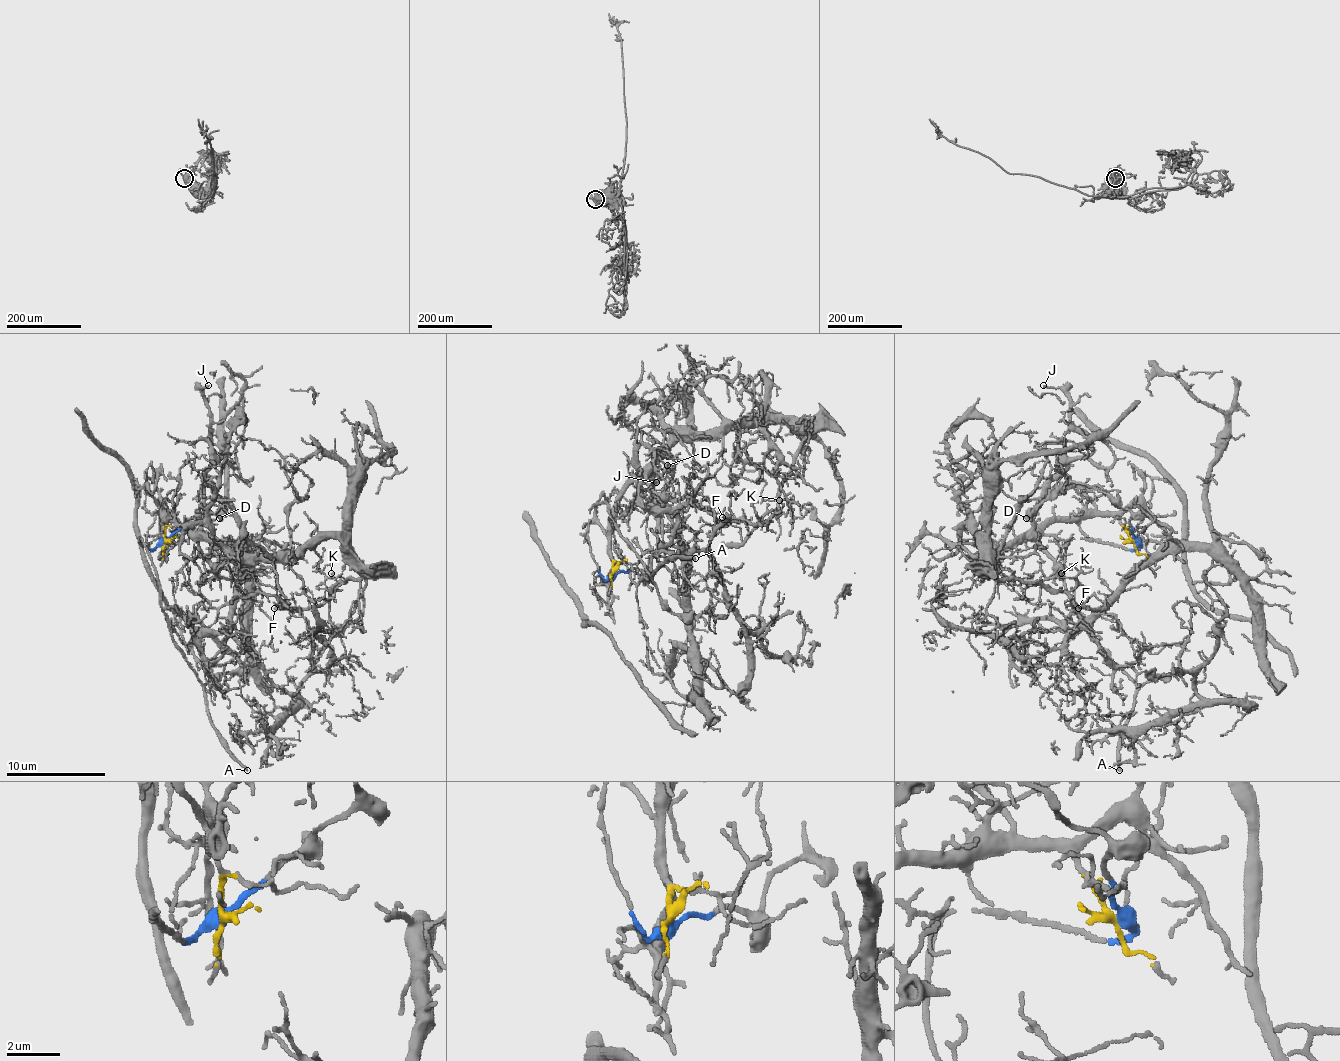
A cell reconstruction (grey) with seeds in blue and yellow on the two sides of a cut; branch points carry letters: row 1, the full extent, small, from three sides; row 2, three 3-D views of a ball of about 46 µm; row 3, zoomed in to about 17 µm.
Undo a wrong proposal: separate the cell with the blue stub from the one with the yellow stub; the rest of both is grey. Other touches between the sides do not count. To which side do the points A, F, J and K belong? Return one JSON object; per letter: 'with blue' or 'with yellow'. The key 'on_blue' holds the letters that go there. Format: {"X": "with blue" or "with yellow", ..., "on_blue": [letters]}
{"A": "with blue", "F": "with yellow", "J": "with yellow", "K": "with yellow", "on_blue": ["A"]}

